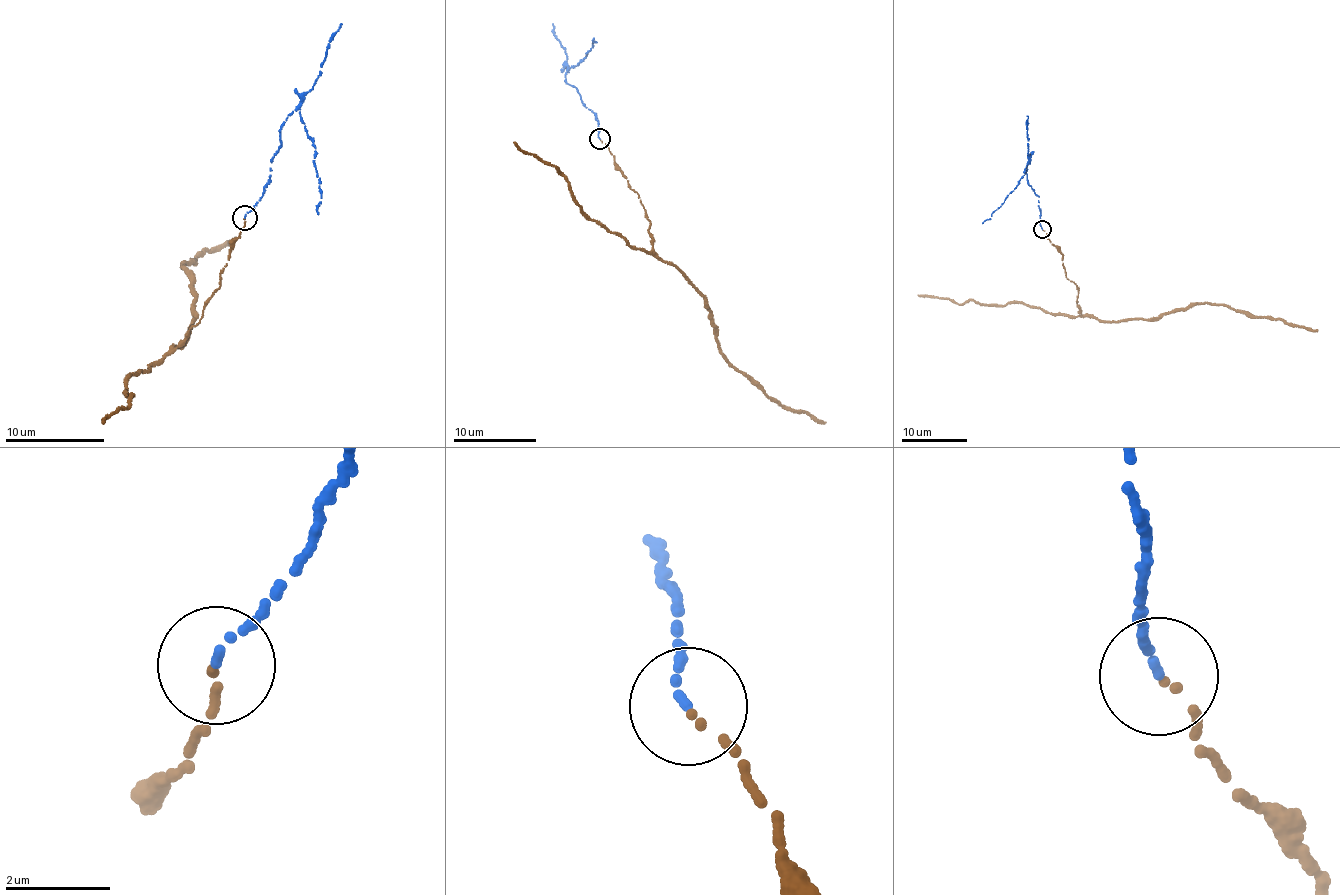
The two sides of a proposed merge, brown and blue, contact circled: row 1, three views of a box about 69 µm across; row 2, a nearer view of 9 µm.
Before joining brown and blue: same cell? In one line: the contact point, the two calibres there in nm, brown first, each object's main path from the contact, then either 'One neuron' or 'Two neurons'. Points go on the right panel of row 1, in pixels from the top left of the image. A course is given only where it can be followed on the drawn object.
Place: (1042, 229). Thickness 110 nm (brown) against 130 nm. Course of brown: (1043, 230), (1061, 254), (1083, 315), (1150, 319), (1211, 302), (1317, 330). Course of blue: (1043, 229), (1039, 196), (1027, 180), (1027, 163), (1014, 190), (991, 214), (991, 219), (982, 223). One neuron

